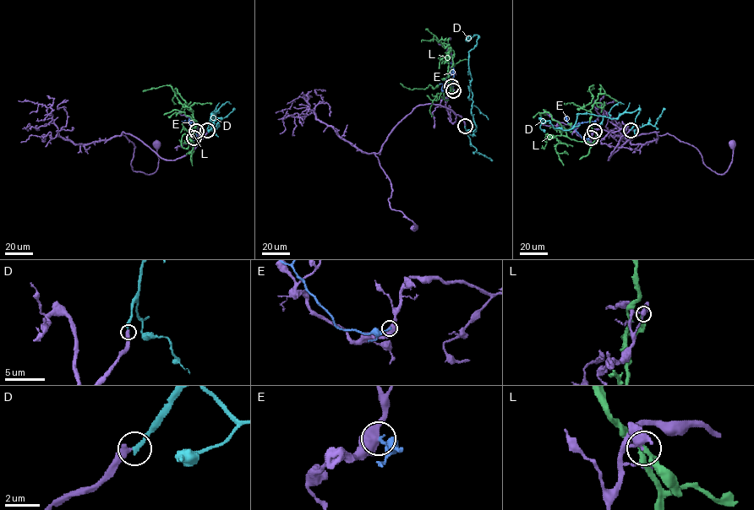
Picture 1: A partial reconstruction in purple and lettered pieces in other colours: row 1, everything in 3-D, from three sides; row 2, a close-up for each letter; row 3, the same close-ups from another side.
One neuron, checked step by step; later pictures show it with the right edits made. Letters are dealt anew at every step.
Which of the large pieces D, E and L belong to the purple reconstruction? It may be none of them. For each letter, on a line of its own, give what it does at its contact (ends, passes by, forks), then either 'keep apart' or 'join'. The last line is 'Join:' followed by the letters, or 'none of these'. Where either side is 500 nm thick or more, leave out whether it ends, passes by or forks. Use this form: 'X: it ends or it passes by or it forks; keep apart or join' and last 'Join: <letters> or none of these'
D: it ends; keep apart
E: keep apart
L: it ends; keep apart
Join: none of these

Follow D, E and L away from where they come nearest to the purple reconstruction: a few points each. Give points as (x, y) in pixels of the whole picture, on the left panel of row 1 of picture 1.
D: (207, 129), (215, 109), (219, 112), (214, 119), (214, 113), (210, 116), (211, 130), (221, 119), (208, 132)
E: (193, 138), (196, 127), (185, 121)
L: (196, 131), (193, 134), (193, 111), (183, 107), (171, 86), (143, 91)

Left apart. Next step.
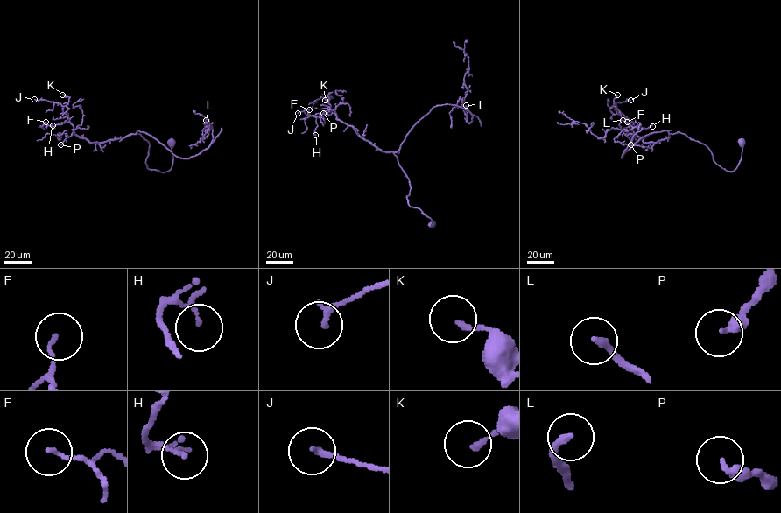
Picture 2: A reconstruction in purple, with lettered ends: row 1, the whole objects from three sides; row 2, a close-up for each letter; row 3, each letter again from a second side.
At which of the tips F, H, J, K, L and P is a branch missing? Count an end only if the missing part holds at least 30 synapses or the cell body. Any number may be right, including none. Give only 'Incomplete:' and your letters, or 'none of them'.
Incomplete: L

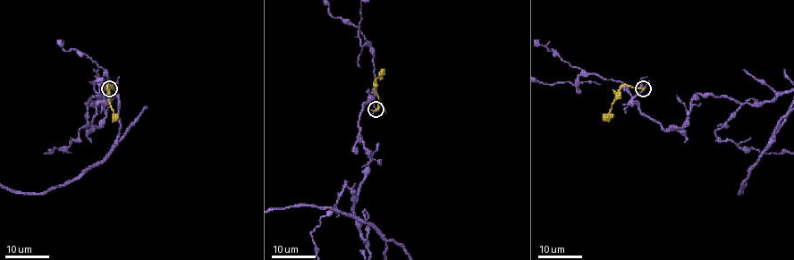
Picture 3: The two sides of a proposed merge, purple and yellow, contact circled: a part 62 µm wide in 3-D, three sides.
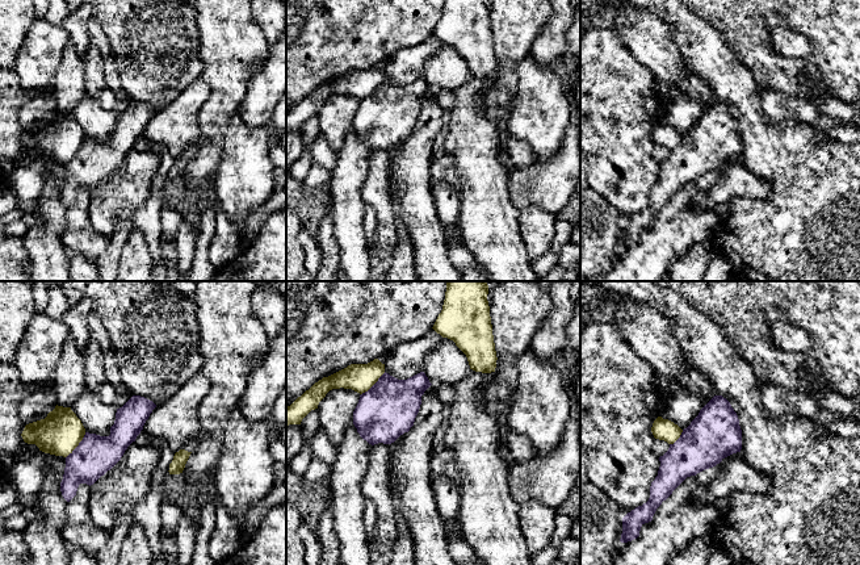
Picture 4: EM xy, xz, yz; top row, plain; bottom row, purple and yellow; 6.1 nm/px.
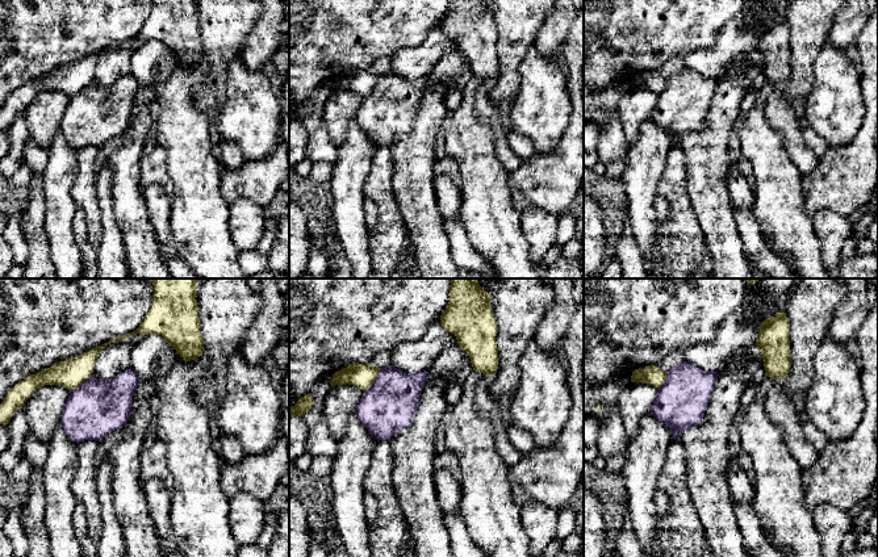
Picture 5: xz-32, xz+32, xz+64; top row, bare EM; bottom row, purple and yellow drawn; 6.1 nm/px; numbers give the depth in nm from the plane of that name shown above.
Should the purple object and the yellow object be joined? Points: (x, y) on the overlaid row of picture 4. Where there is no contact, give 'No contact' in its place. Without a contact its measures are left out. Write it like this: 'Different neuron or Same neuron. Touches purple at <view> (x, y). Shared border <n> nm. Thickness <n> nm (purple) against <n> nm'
Different neuron. Touches purple at xy (78, 446). Shared border 200 nm. Thickness 240 nm (purple) against 260 nm

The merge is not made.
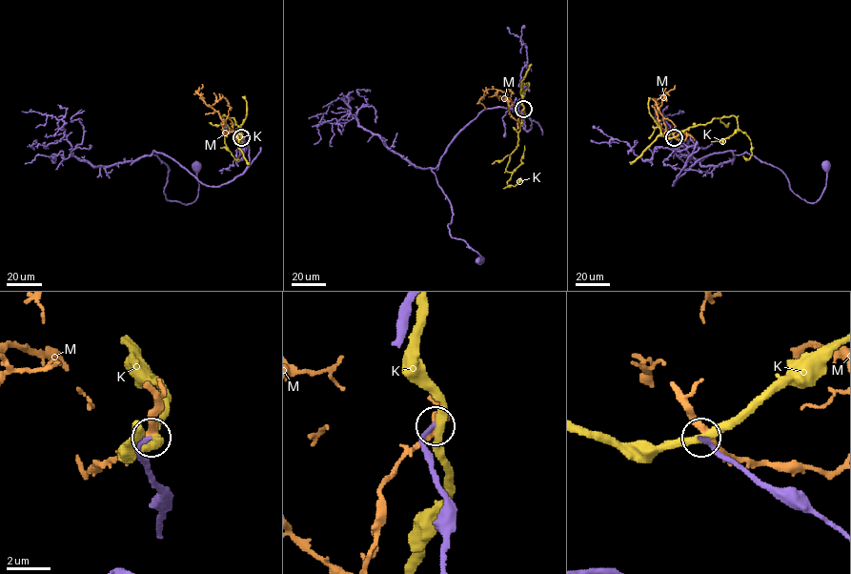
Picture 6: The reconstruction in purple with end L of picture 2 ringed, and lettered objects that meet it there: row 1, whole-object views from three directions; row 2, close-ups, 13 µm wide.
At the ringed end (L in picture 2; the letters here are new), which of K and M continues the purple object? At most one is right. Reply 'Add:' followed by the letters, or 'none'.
Add: none

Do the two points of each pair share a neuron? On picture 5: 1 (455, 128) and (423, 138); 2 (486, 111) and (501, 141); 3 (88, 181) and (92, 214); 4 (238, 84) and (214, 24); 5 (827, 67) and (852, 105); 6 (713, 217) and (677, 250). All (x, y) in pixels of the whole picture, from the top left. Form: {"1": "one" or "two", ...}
{"1": "two", "2": "one", "3": "one", "4": "two", "5": "one", "6": "two"}

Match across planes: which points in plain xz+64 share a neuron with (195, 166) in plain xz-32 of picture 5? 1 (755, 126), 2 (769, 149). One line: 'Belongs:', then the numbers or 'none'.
Belongs: 1, 2

